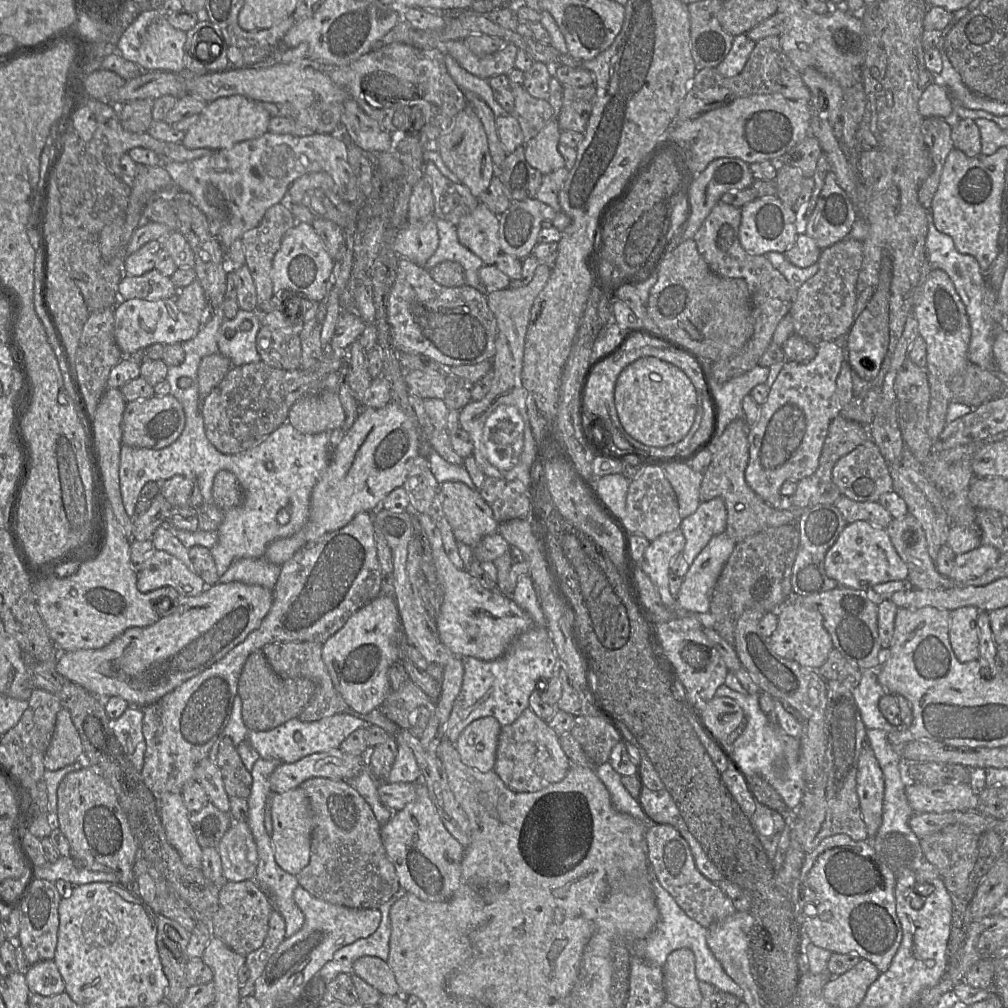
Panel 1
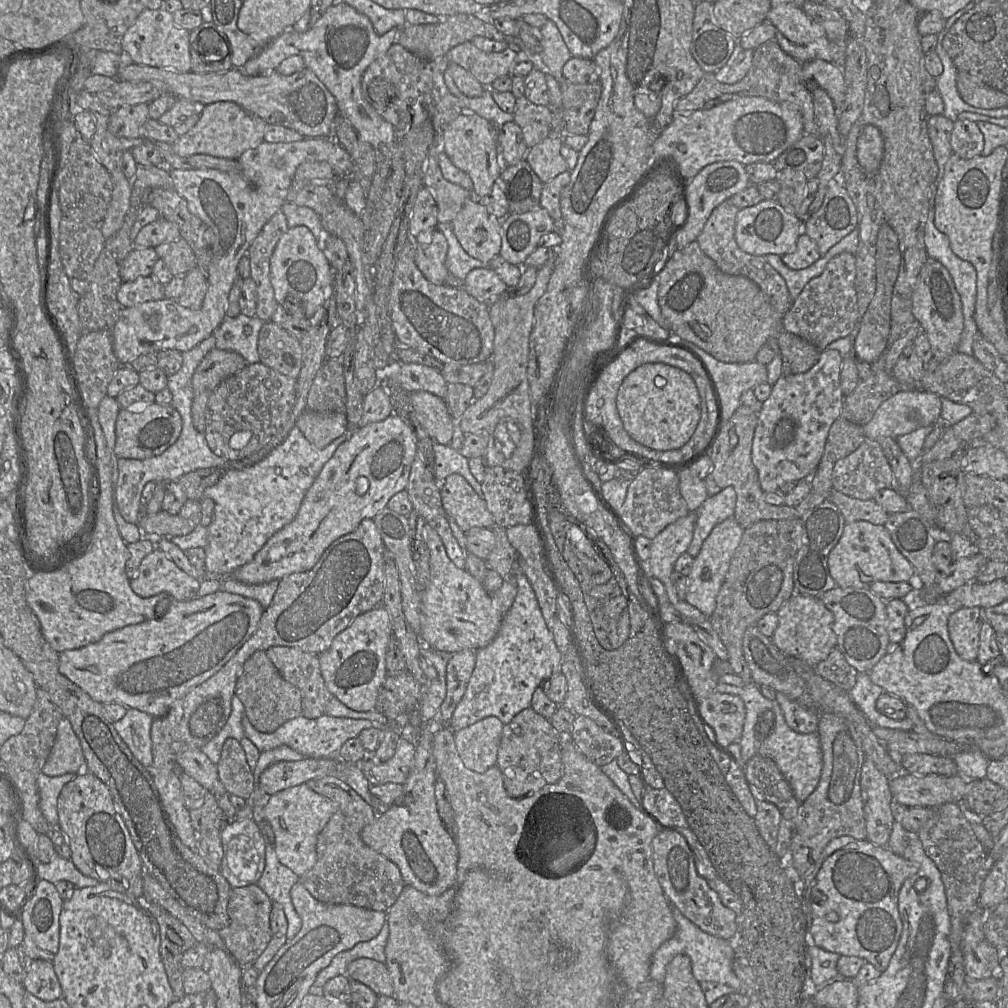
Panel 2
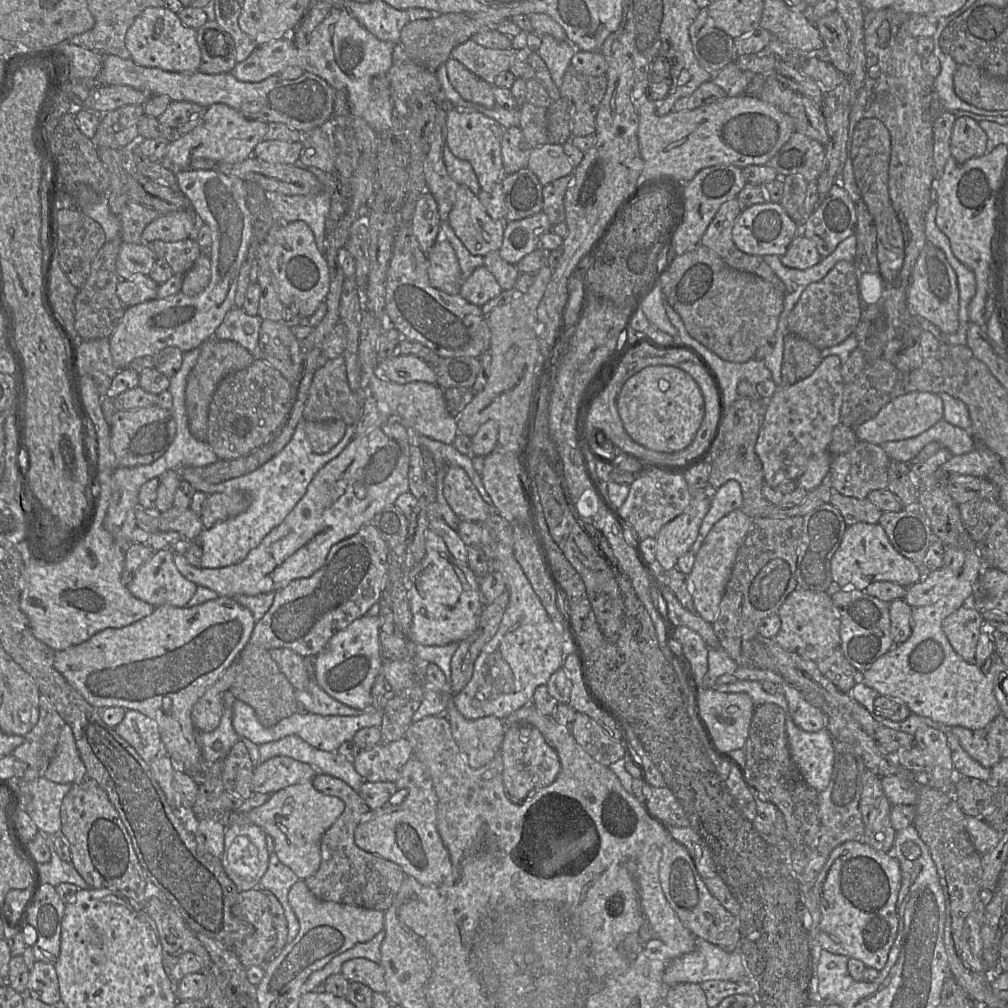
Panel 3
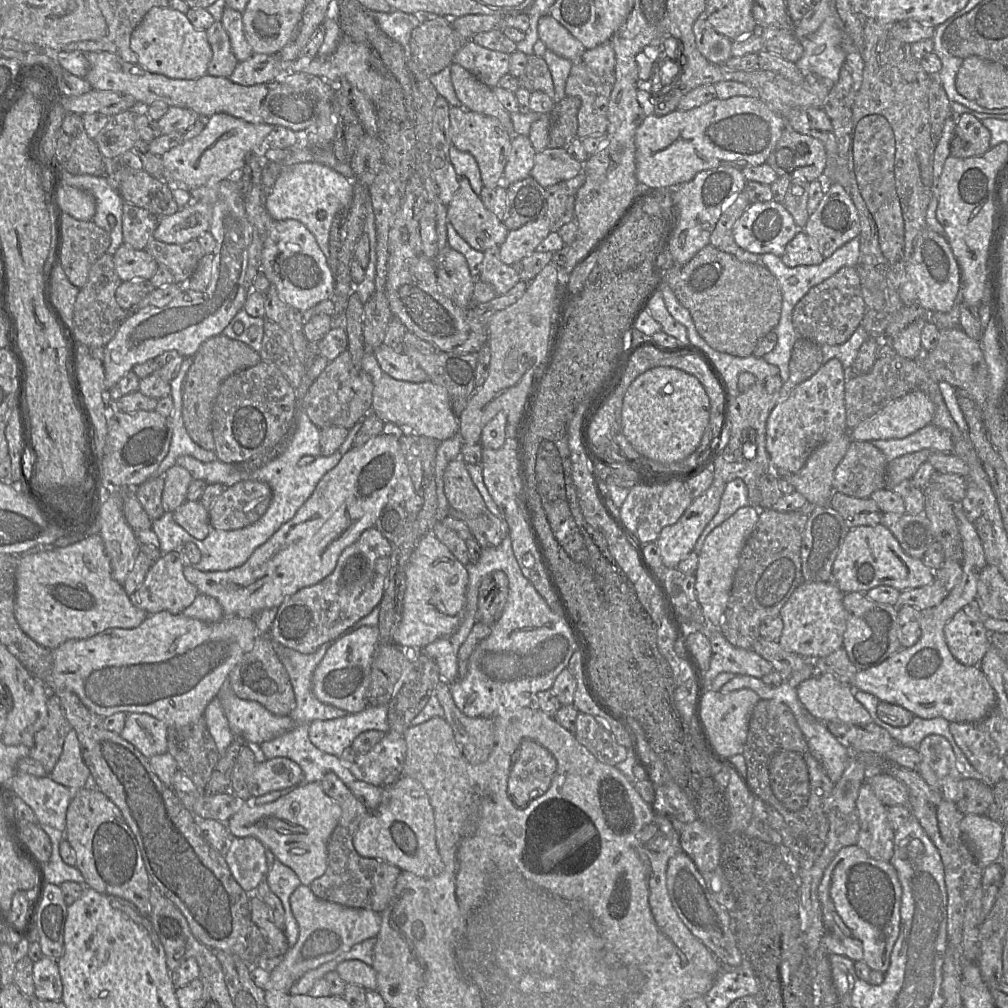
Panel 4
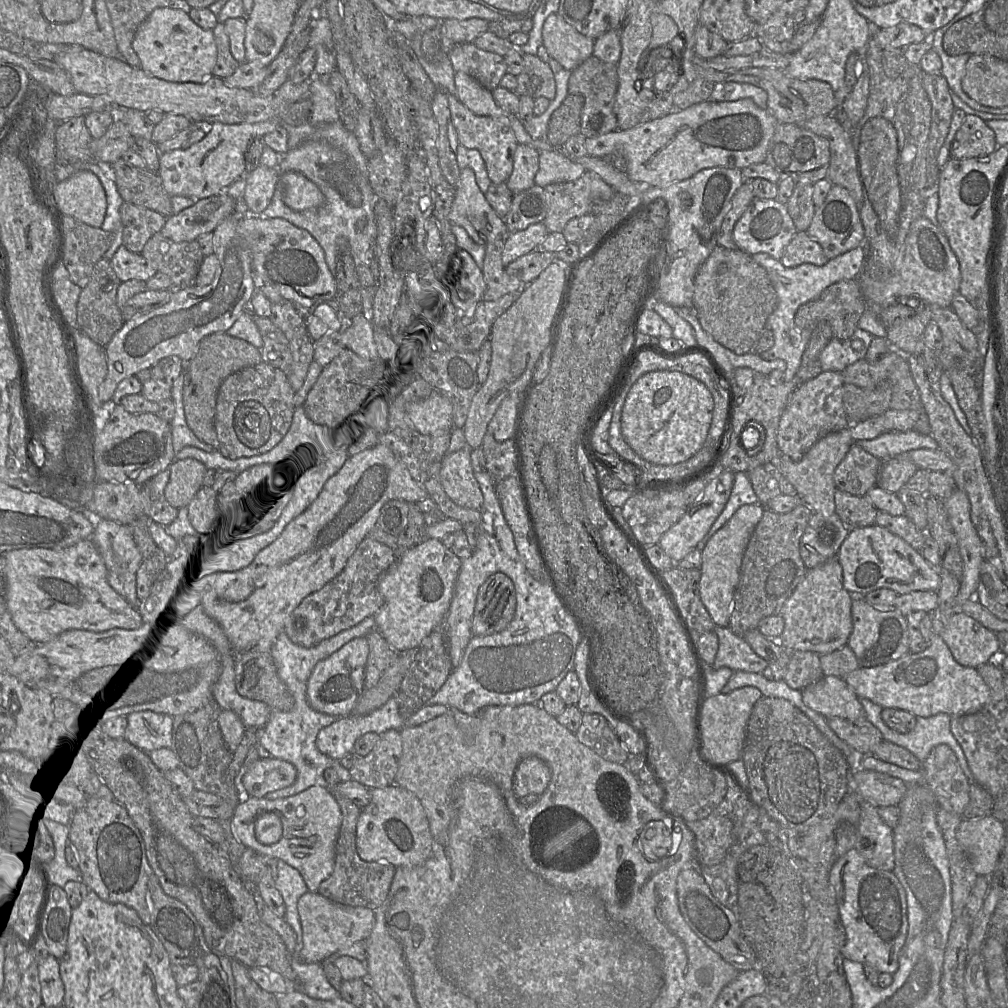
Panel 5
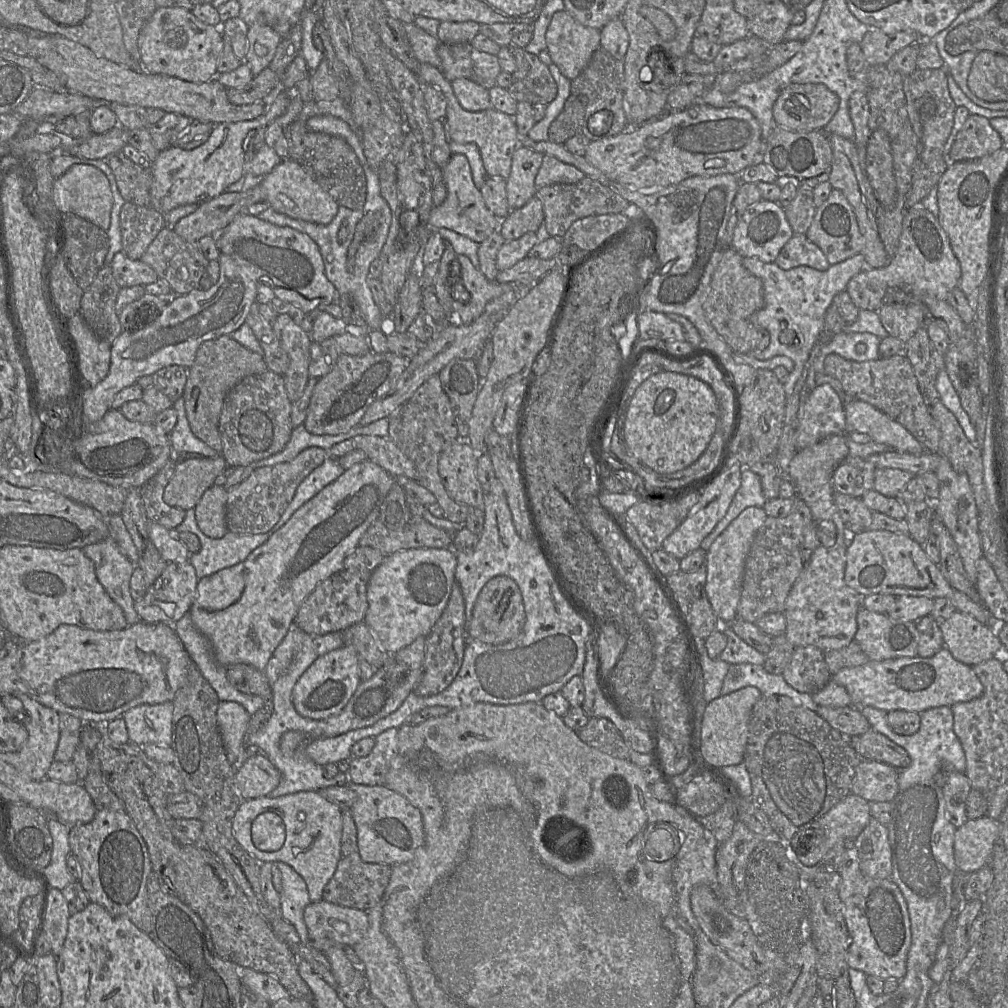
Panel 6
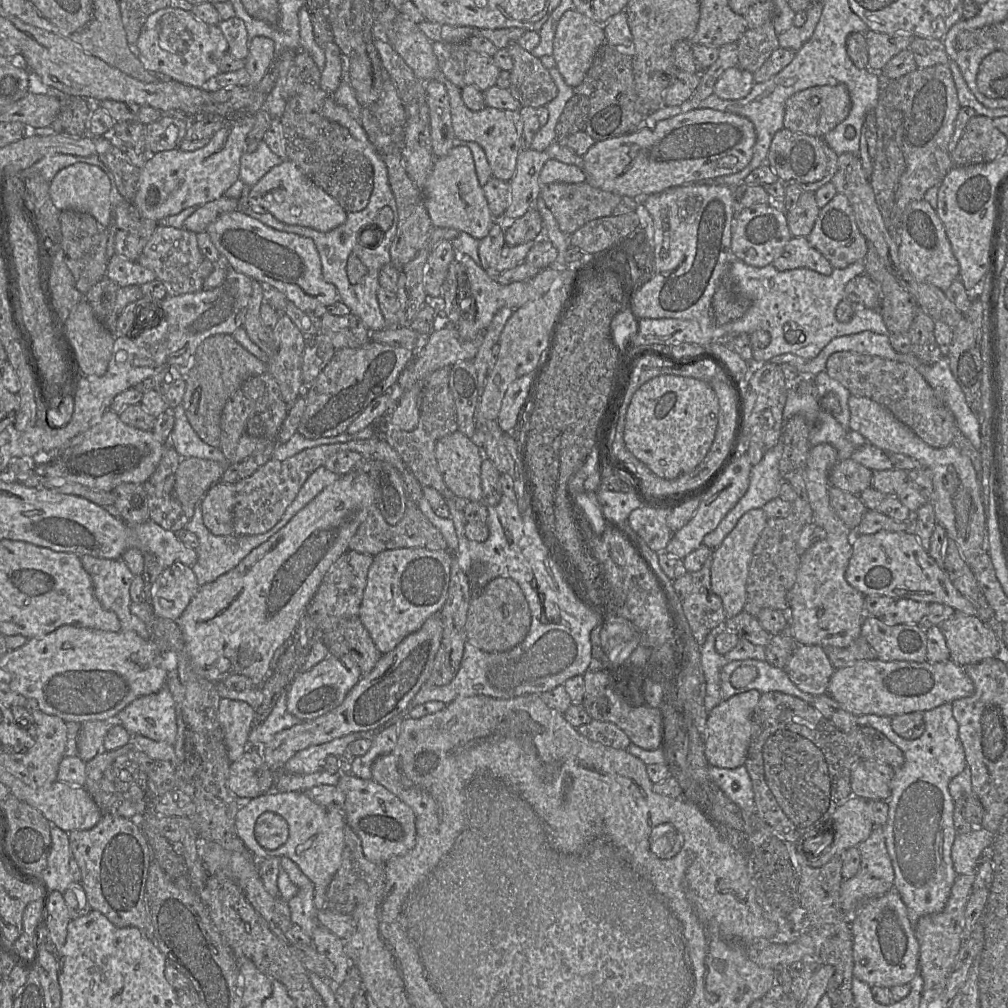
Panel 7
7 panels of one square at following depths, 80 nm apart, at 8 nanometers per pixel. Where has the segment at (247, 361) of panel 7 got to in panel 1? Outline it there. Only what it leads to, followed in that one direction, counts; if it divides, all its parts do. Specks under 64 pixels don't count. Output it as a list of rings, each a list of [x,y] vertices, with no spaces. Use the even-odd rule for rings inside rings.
[[[220,353],[202,358],[198,371],[198,392],[202,403],[204,398],[215,388],[232,367],[231,361]]]

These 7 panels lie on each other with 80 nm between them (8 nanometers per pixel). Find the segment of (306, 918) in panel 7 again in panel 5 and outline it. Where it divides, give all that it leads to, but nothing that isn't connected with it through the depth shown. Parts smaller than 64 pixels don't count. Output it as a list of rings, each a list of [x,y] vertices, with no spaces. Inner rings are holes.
[[[278,860],[276,868],[277,876],[275,878],[275,885],[285,904],[286,911],[284,918],[296,935],[297,956],[299,958],[299,952],[302,948],[302,927],[297,903],[299,898],[308,891],[308,888],[297,869],[282,860]]]

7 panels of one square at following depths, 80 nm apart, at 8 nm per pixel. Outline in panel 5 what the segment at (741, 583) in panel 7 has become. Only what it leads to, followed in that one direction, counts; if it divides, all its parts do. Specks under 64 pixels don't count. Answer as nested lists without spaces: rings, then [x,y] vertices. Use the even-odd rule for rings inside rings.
[[[760,503],[741,506],[709,539],[701,552],[701,577],[699,581],[700,598],[717,627],[729,626],[732,602],[739,582],[742,558],[764,511],[765,507]]]

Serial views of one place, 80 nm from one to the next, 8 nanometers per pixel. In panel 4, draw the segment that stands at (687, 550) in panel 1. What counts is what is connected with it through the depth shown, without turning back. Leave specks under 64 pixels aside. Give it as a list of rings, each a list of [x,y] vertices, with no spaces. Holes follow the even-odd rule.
[[[736,478],[728,482],[725,485],[725,490],[721,497],[720,506],[716,515],[704,528],[695,544],[693,551],[699,554],[705,539],[713,529],[726,521],[738,509],[749,505],[750,501],[748,498],[748,489],[744,481],[740,478]]]

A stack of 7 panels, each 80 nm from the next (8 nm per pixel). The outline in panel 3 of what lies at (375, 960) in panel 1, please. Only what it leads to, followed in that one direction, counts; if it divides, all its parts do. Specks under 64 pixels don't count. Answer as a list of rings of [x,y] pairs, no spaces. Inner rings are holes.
[[[354,958],[342,965],[341,974],[350,982],[367,985],[375,993],[386,992],[385,973],[380,963],[366,958]]]

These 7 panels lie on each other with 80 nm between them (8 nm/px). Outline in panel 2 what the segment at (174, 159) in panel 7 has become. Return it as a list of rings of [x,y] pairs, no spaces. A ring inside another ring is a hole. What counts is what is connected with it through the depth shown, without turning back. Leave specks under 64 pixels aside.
[[[219,101],[205,106],[199,115],[198,123],[172,144],[174,152],[187,157],[207,154],[220,158],[238,159],[246,150],[264,141],[268,123],[262,118],[247,112],[231,101]]]

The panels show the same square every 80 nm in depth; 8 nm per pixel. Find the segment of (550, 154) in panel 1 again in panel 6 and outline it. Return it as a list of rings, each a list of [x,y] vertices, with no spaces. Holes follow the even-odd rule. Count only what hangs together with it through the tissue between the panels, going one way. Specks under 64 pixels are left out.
[[[544,155],[535,185],[540,189],[553,184],[575,184],[585,177],[586,175],[575,166],[563,163],[553,156]]]

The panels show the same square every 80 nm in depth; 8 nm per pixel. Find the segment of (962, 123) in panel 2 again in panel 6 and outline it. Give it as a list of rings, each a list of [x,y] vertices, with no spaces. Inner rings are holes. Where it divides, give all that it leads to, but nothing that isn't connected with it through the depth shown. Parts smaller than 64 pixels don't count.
[[[970,115],[957,134],[947,158],[949,162],[978,160],[995,153],[1003,146],[1000,134],[993,129],[987,118]]]

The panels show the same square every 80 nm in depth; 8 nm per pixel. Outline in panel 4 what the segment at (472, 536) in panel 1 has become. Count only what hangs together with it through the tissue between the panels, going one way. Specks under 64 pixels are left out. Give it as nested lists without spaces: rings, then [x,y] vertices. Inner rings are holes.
[[[461,457],[449,462],[443,481],[444,493],[450,507],[462,512],[466,517],[476,517],[488,511]]]

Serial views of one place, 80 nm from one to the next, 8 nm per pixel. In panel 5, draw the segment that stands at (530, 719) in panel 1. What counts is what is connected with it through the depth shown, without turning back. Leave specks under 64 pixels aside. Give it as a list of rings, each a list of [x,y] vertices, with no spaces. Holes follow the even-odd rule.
[[[529,756],[519,763],[512,790],[514,798],[520,807],[535,802],[546,790],[551,779],[551,769],[542,759]]]

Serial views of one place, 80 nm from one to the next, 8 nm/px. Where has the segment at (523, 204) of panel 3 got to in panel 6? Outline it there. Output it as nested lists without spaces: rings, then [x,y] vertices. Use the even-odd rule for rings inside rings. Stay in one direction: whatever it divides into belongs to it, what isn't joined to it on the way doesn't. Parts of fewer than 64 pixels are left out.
[[[535,195],[523,207],[511,210],[508,216],[500,221],[499,231],[505,242],[516,240],[528,232],[542,233],[544,219],[543,204],[539,196]]]

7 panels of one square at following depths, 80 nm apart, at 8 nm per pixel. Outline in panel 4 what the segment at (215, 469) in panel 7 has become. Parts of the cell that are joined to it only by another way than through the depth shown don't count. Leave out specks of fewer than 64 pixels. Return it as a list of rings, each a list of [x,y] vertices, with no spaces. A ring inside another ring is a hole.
[[[177,464],[167,469],[163,477],[162,506],[165,512],[173,512],[187,501],[187,489],[193,478],[188,470]]]

